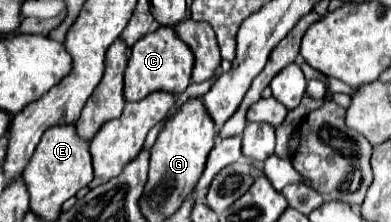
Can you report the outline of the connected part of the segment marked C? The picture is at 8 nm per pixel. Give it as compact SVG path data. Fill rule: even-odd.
M160 26L156 32L146 34L130 48L130 60L124 74L124 100L138 102L156 90L182 94L190 84L192 66L194 54L190 52L190 48L176 36L174 28Z

